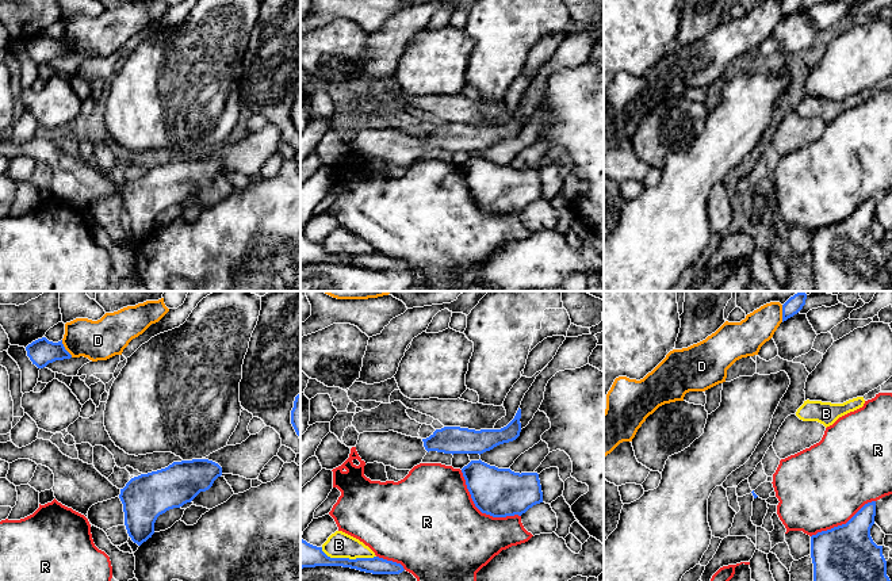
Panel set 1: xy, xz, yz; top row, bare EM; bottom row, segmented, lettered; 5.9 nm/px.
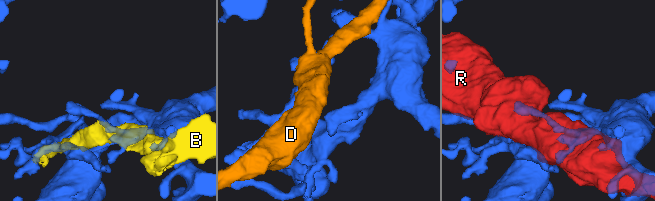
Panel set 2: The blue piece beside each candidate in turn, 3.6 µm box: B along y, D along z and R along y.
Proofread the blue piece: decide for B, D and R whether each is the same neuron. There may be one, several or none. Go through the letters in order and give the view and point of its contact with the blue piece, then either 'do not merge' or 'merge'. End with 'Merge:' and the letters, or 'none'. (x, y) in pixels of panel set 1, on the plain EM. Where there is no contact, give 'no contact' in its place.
B: contact xz (348, 255); do not merge
D: contact xy (64, 45); do not merge
R: contact xz (481, 207); do not merge
Merge: none

